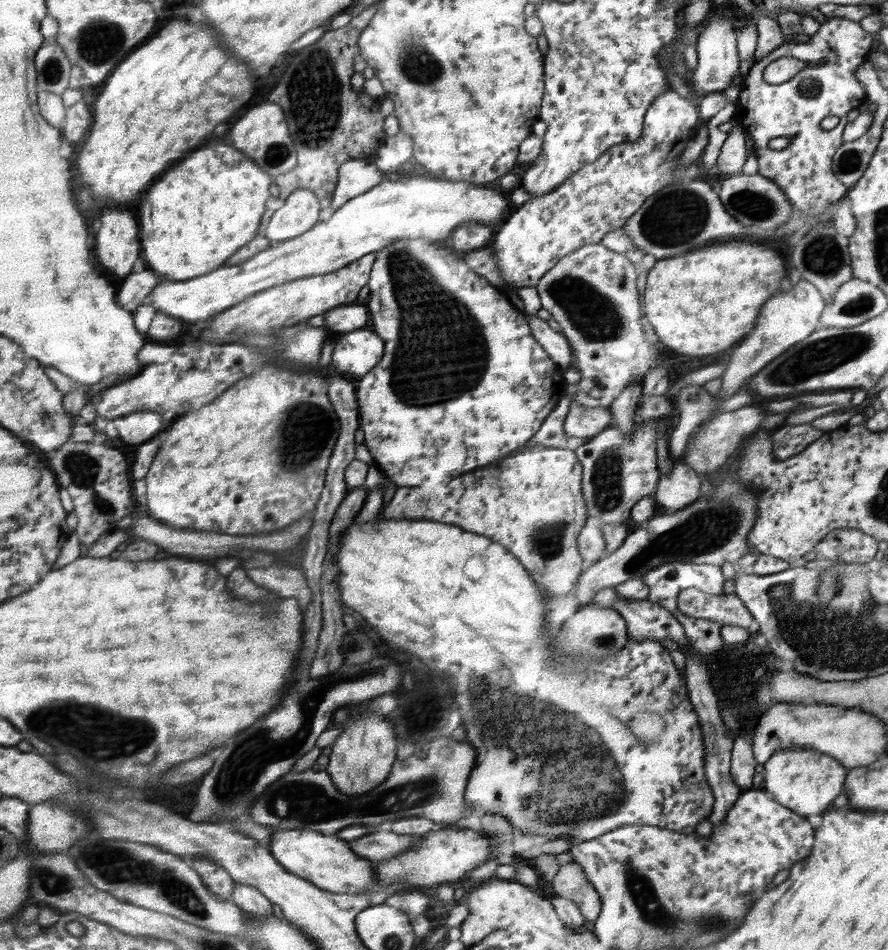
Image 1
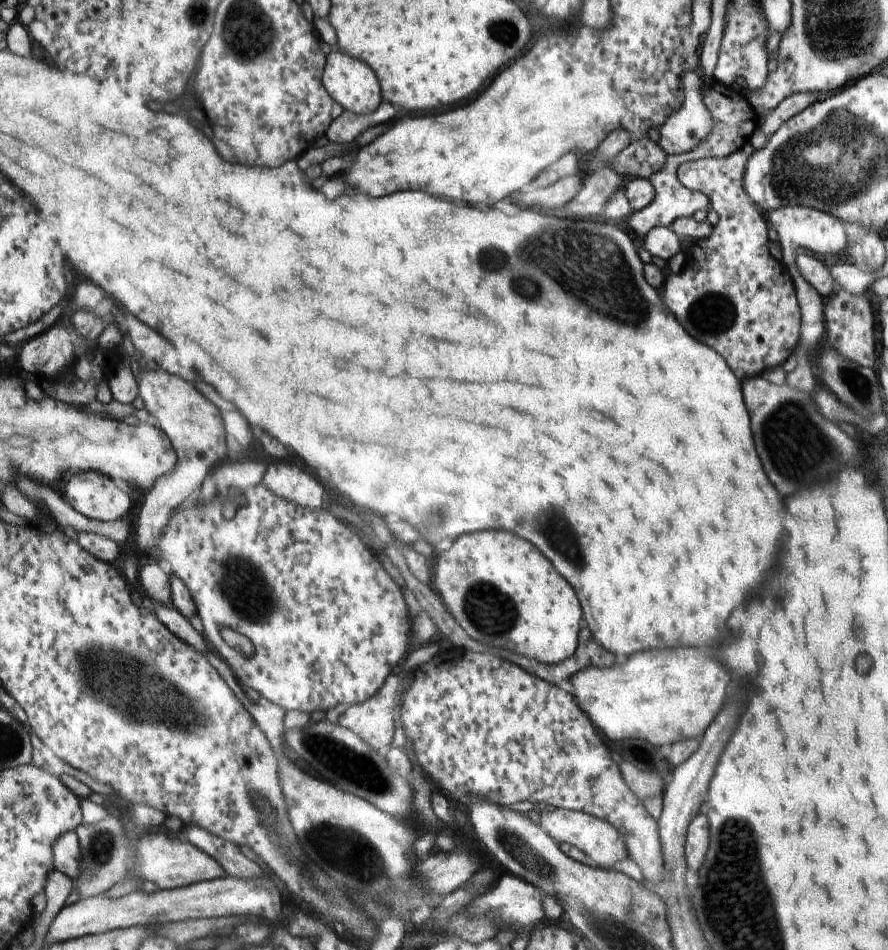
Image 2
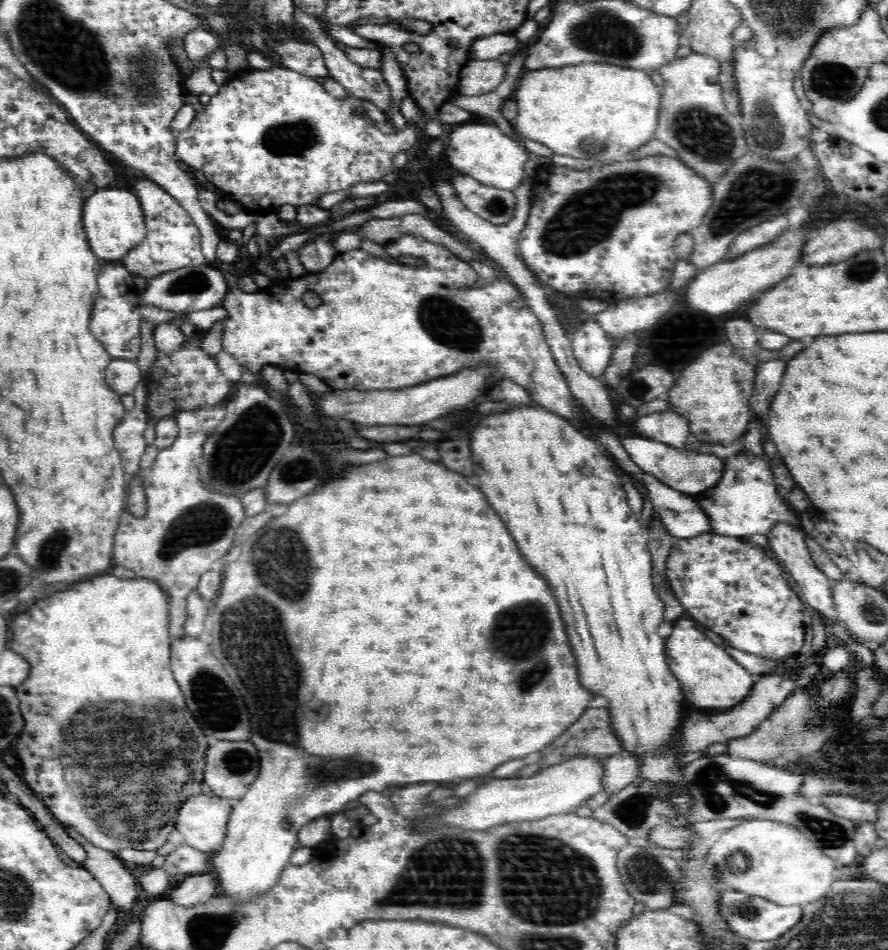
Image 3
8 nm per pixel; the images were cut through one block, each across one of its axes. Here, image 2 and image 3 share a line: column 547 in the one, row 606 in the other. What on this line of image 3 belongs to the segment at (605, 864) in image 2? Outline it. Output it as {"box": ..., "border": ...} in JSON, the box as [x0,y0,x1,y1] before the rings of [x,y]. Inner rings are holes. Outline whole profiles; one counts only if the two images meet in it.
{"box":[767,521,834,622],"border":[[[778,521],[772,524],[772,528],[767,532],[767,539],[769,542],[769,553],[774,556],[776,560],[780,560],[784,564],[785,572],[792,576],[792,580],[800,586],[801,598],[808,604],[815,612],[821,616],[821,620],[826,622],[832,614],[834,614],[832,591],[830,587],[831,579],[828,578],[812,560],[811,553],[808,551],[806,545],[806,534],[801,528],[796,528],[790,523]]]}

